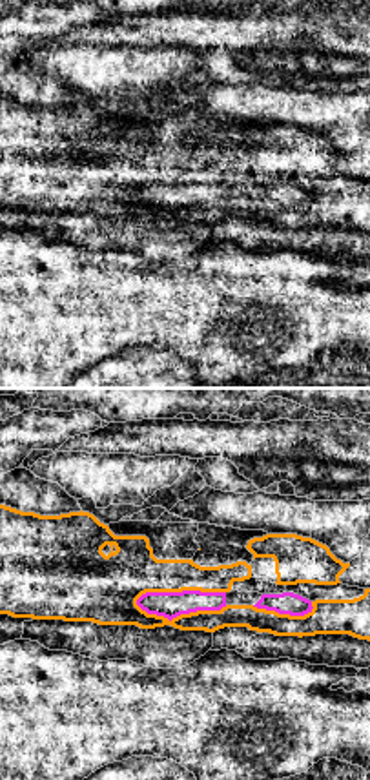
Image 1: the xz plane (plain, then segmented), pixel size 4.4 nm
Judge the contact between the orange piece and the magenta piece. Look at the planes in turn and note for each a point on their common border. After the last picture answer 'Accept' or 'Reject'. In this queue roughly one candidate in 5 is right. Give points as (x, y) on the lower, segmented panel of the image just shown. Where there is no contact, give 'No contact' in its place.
Touches orange at (181, 615)

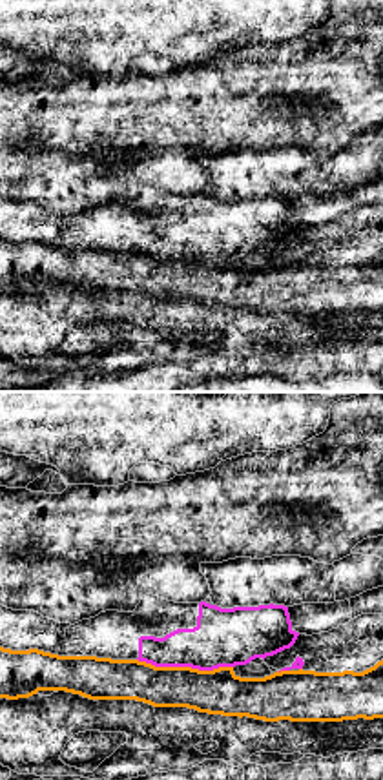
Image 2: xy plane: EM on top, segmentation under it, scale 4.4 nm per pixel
Touches orange at (185, 667)

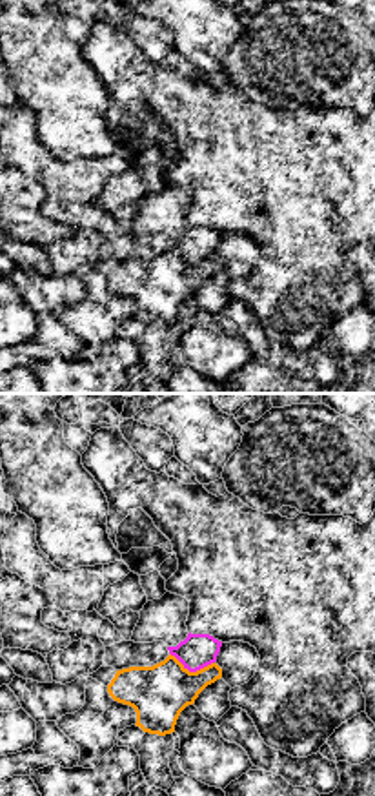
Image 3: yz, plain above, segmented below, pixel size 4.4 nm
Touches orange at (192, 673)

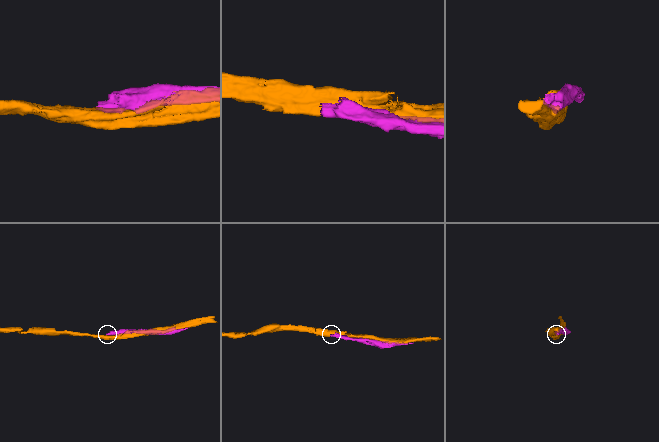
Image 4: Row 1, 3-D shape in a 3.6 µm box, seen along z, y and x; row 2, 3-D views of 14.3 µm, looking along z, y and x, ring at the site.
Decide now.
Reject

